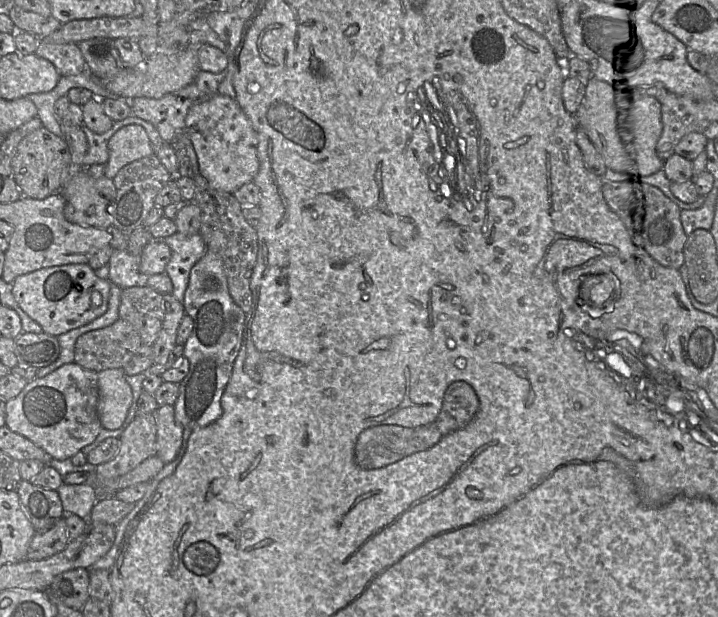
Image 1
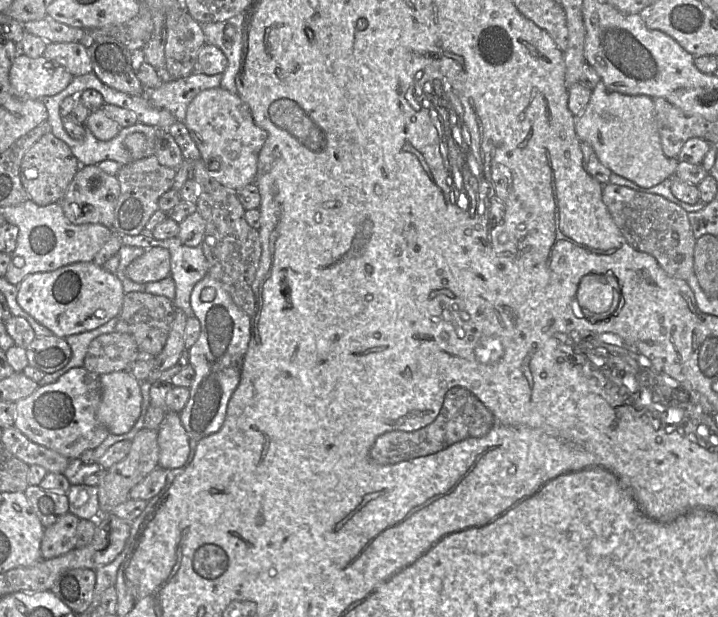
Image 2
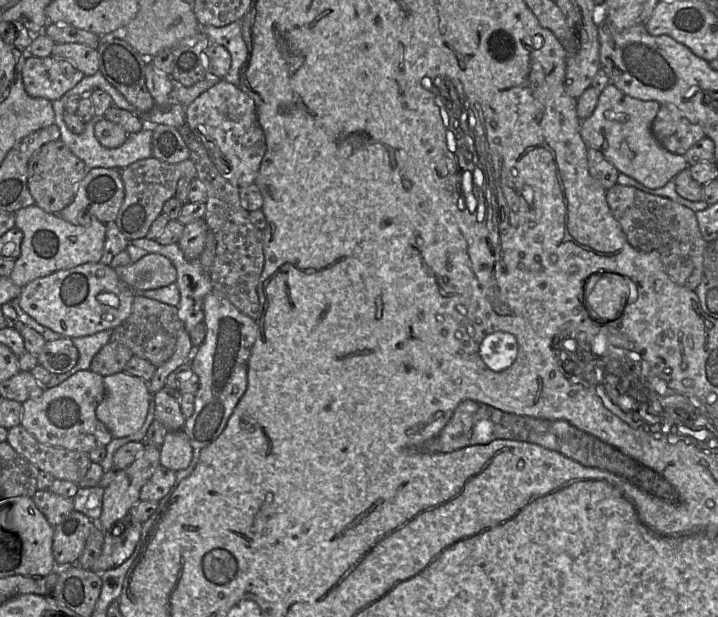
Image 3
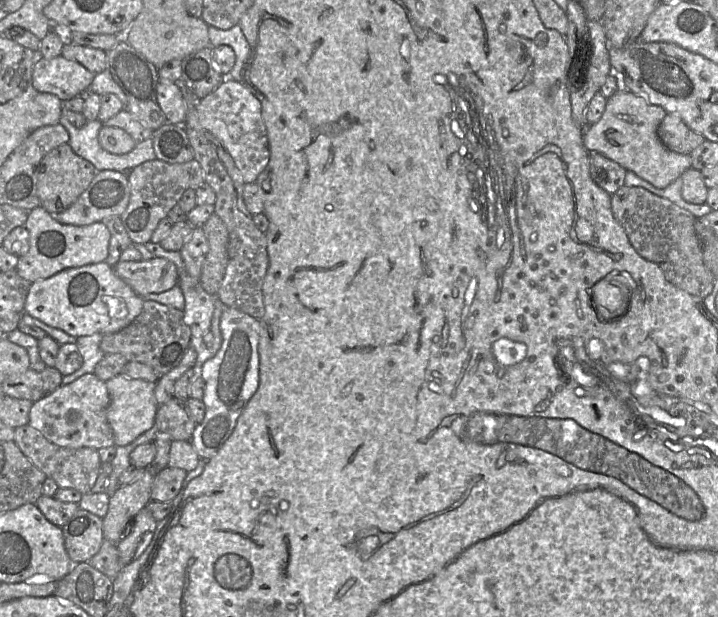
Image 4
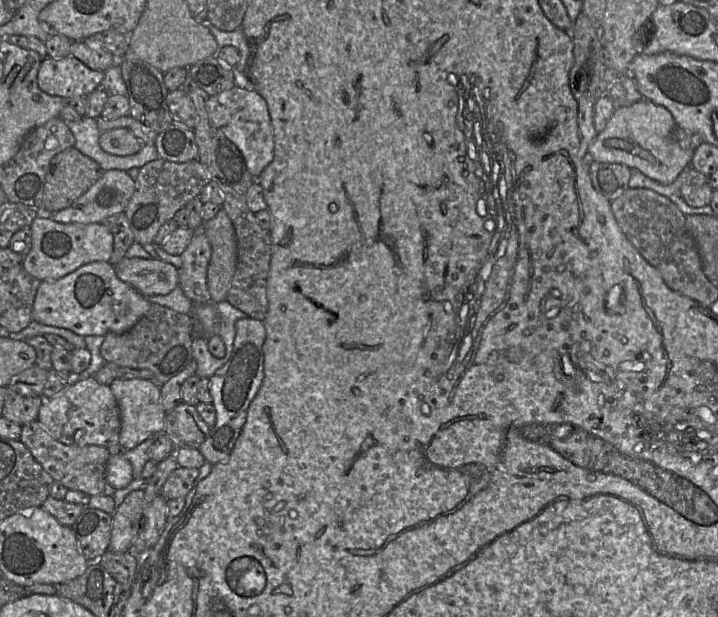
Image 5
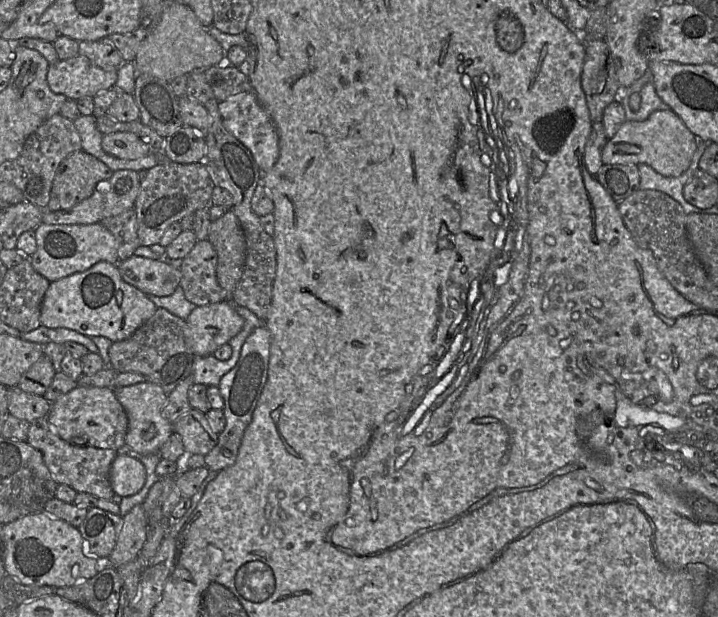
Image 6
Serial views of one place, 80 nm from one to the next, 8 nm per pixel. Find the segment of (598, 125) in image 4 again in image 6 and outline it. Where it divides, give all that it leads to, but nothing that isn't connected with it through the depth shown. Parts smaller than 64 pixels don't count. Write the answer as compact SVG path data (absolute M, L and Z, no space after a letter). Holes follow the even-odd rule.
M671 109L657 110L644 121L626 120L615 135L607 140L601 159L606 165L646 164L662 176L678 177L690 166L698 140Z

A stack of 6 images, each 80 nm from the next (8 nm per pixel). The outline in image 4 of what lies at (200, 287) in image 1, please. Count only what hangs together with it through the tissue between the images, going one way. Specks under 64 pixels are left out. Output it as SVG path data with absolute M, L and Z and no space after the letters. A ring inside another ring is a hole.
M226 307L220 319L220 331L222 337L221 347L212 358L202 365L199 372L205 381L205 391L202 401L206 410L203 421L196 425L190 440L199 457L205 460L214 457L229 439L243 408L259 387L259 320L238 309Z

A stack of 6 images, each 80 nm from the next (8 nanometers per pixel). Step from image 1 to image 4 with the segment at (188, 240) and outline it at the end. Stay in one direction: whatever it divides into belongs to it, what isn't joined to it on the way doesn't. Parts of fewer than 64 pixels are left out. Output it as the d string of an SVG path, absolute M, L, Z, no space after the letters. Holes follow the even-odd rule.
M151 241L144 244L145 247L156 257L165 258L171 262L173 262L178 270L179 274L179 282L178 285L182 289L184 298L185 298L185 308L183 310L184 313L184 321L191 331L191 346L195 349L197 353L196 364L194 367L200 369L202 365L212 358L218 349L221 347L222 337L220 331L220 319L224 309L227 307L222 302L217 300L217 296L211 295L207 293L200 282L193 282L193 279L187 274L184 268L184 261L182 259L180 251L168 251L162 248L159 243L153 243ZM211 331L214 336L214 343L212 344L212 348L208 348L206 344L204 344L203 338L204 335Z

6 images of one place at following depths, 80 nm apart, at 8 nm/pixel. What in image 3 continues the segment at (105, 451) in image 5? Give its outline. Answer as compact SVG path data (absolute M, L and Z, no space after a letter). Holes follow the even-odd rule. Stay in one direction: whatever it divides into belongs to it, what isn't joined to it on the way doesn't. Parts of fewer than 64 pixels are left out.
M21 425L8 429L6 441L30 463L37 466L39 470L50 473L56 479L79 484L92 464L88 453L43 444Z

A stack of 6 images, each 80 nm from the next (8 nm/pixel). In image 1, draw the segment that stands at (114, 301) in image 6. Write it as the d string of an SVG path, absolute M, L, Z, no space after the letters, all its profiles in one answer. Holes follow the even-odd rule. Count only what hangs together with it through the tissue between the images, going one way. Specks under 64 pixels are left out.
M87 263L65 264L16 277L12 282L12 293L20 308L42 327L45 334L59 336L102 316L108 309L111 285L109 279L97 277Z

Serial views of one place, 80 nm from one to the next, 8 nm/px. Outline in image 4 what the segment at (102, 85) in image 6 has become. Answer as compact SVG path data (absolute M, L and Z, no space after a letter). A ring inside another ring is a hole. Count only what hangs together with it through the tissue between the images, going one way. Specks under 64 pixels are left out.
M63 56L39 59L33 68L33 87L41 93L57 96L62 101L88 93L95 75L76 61Z

